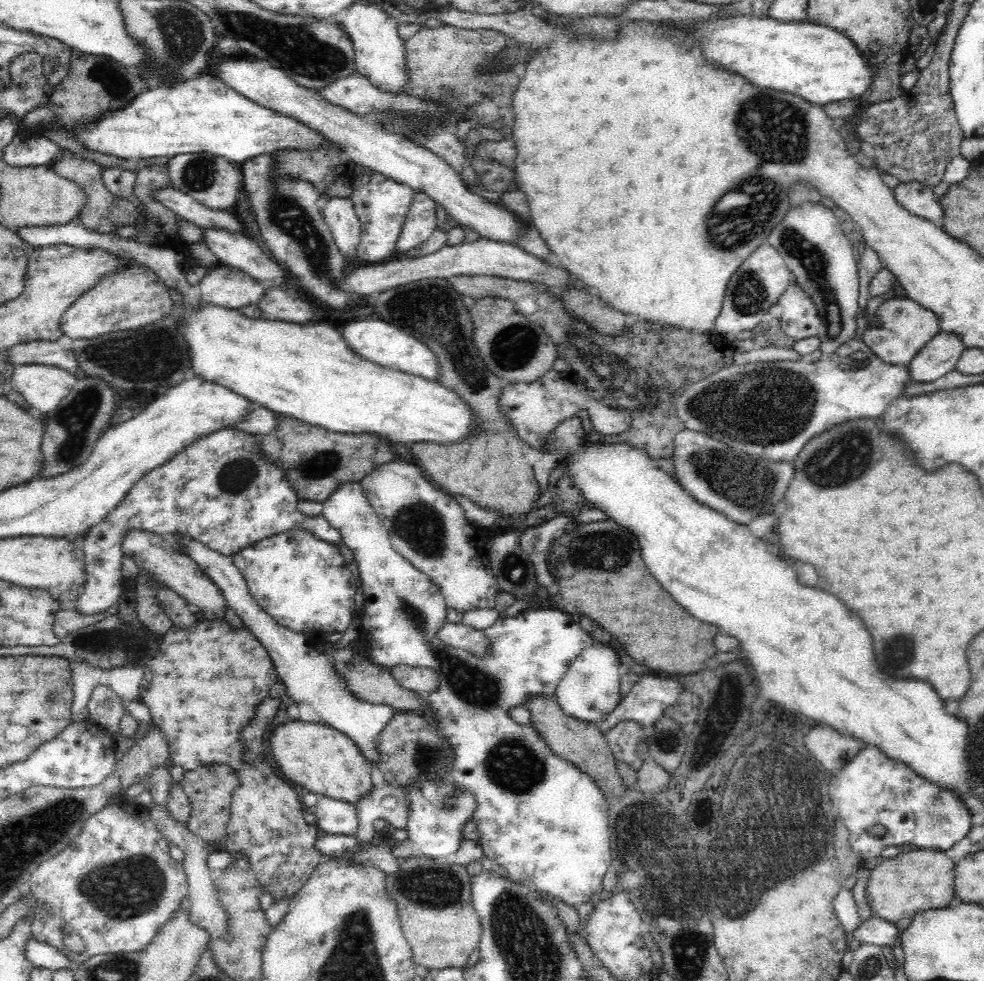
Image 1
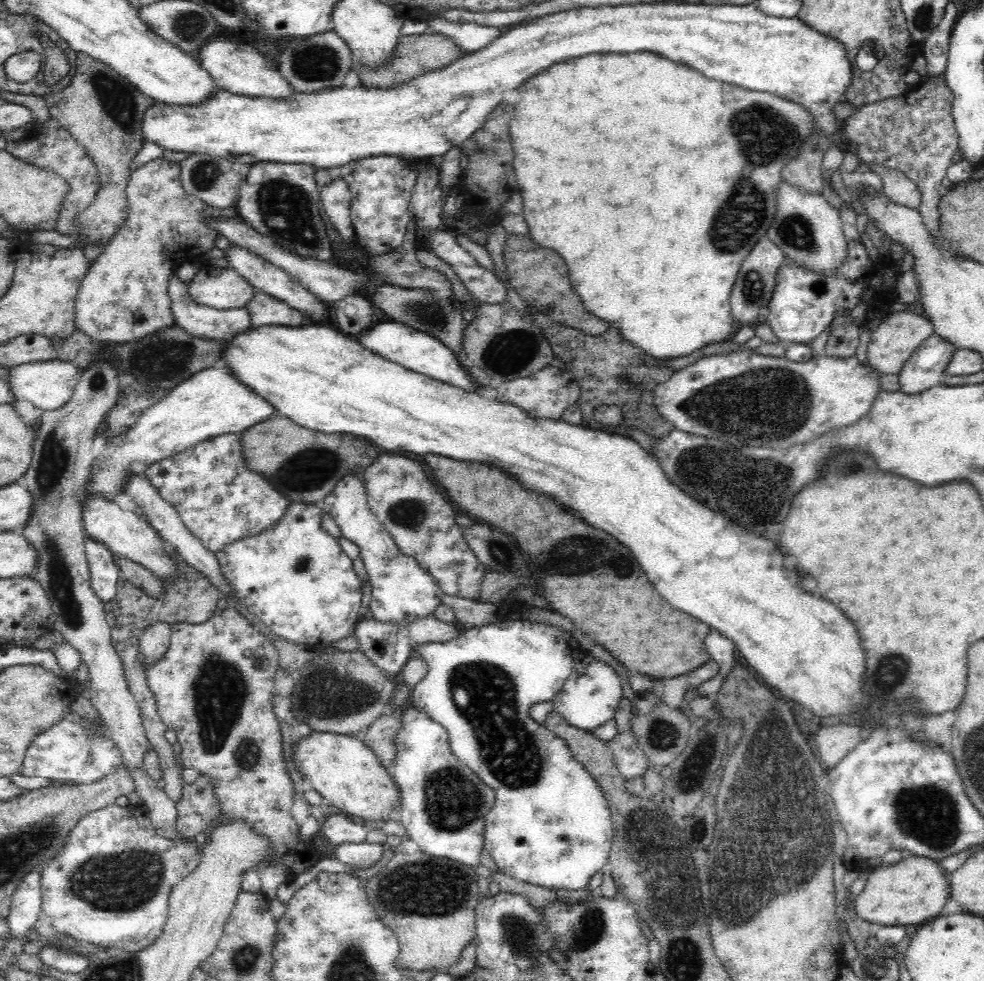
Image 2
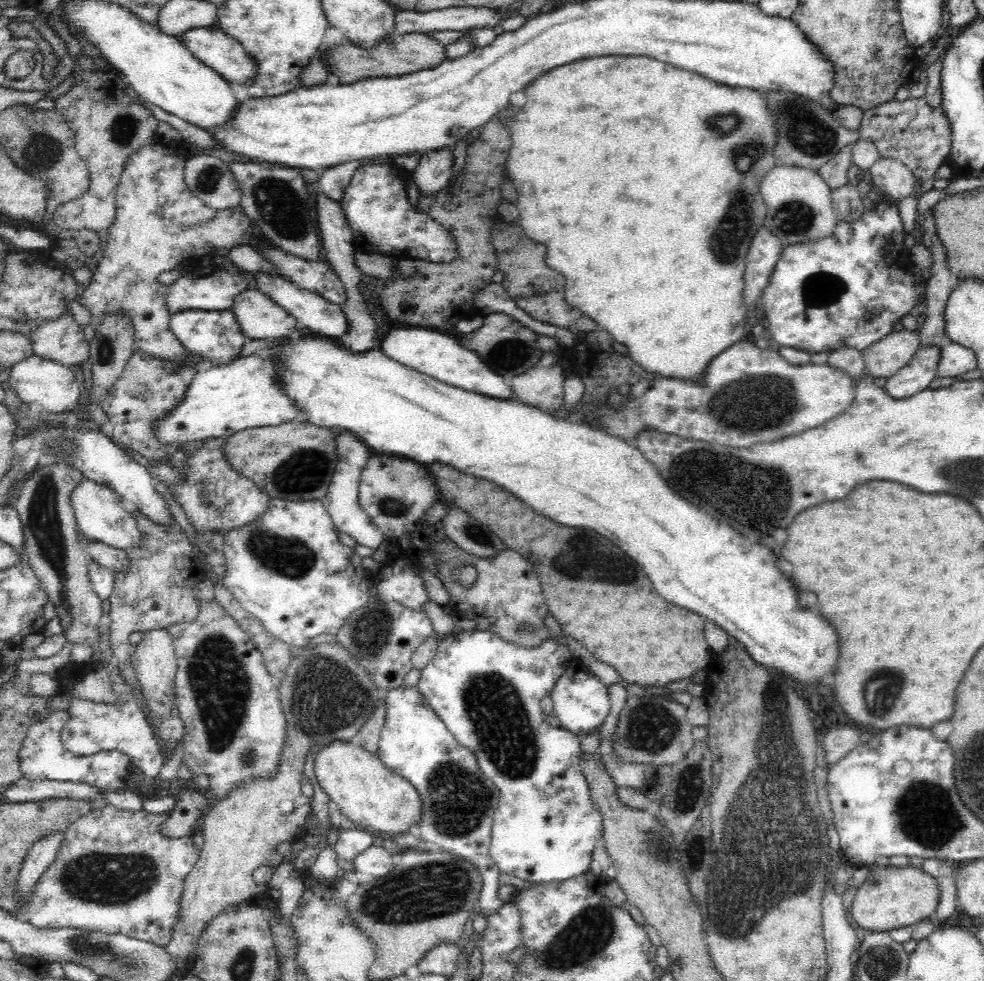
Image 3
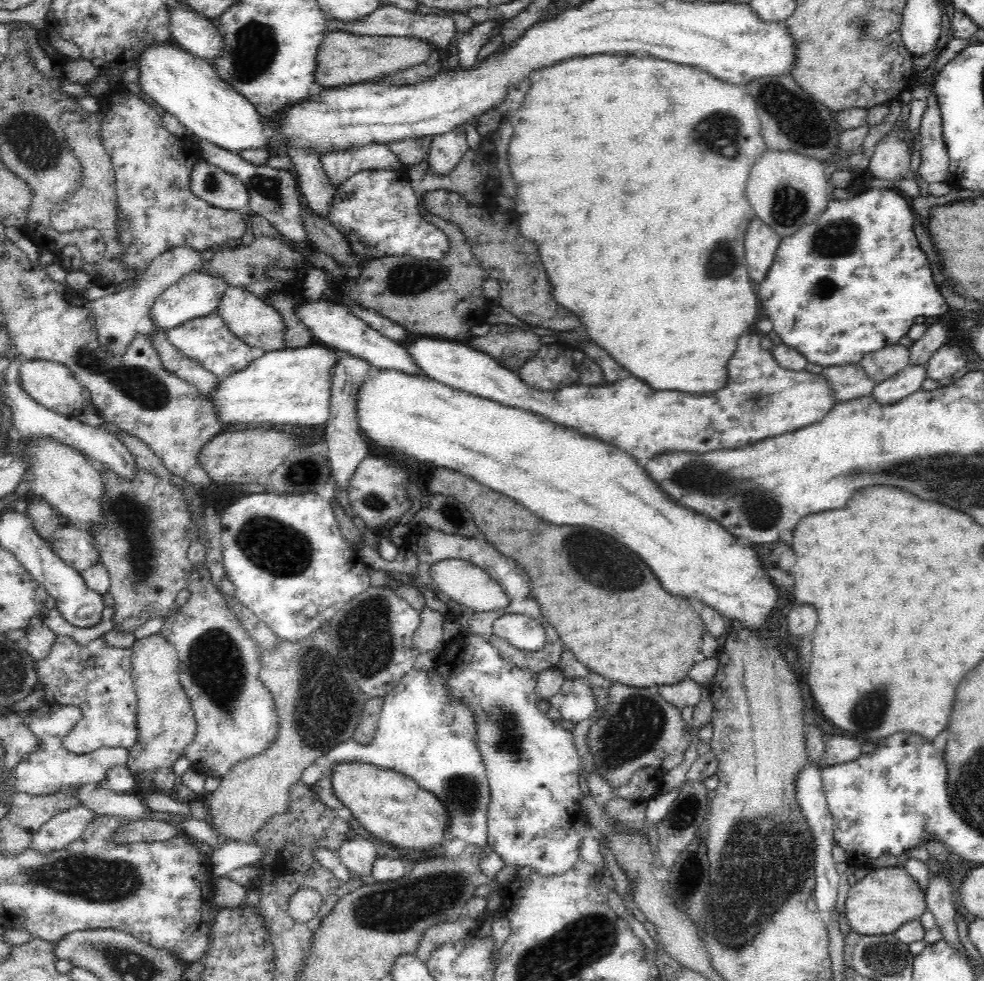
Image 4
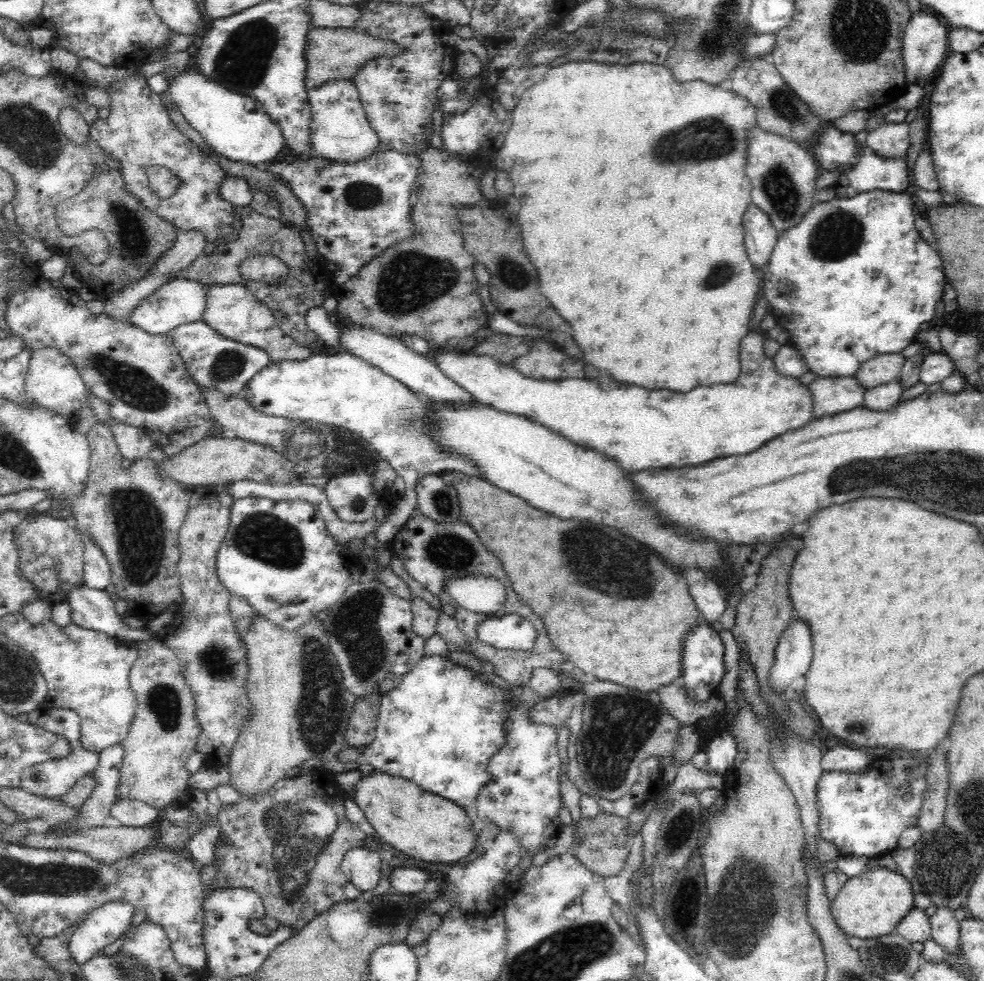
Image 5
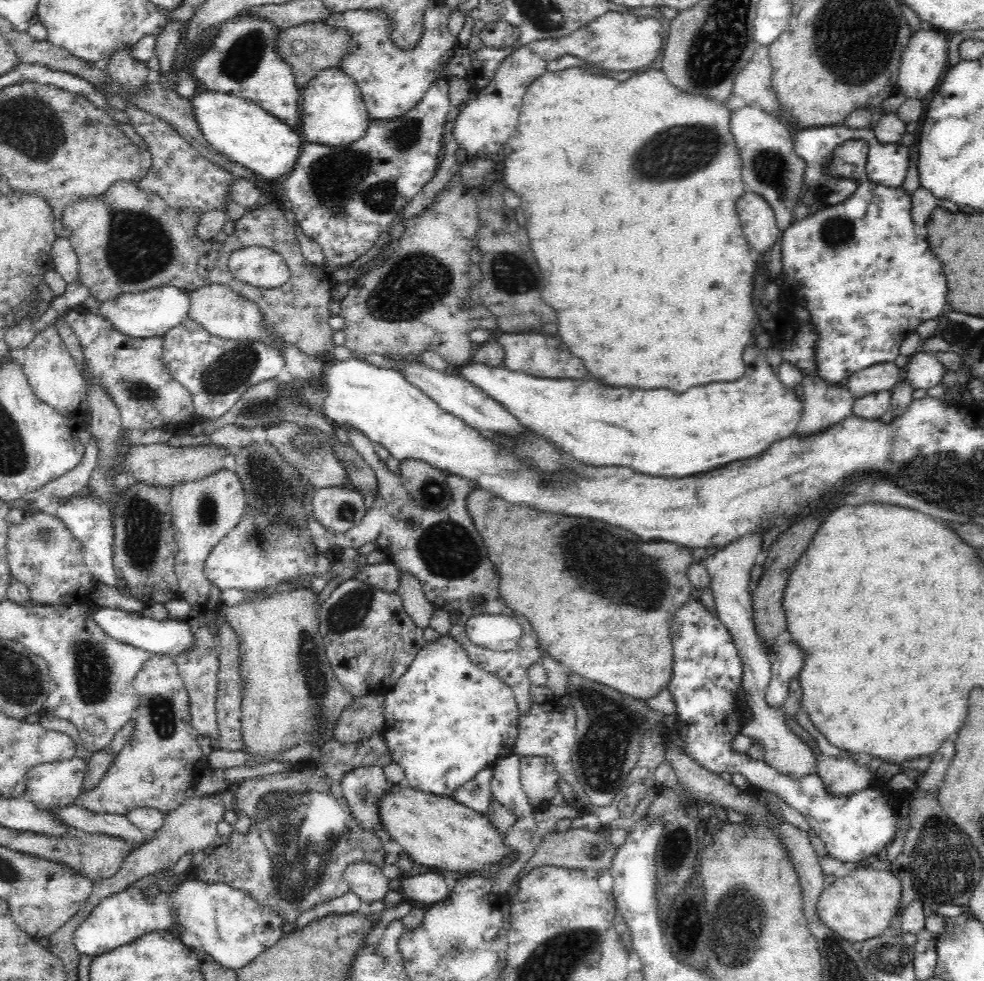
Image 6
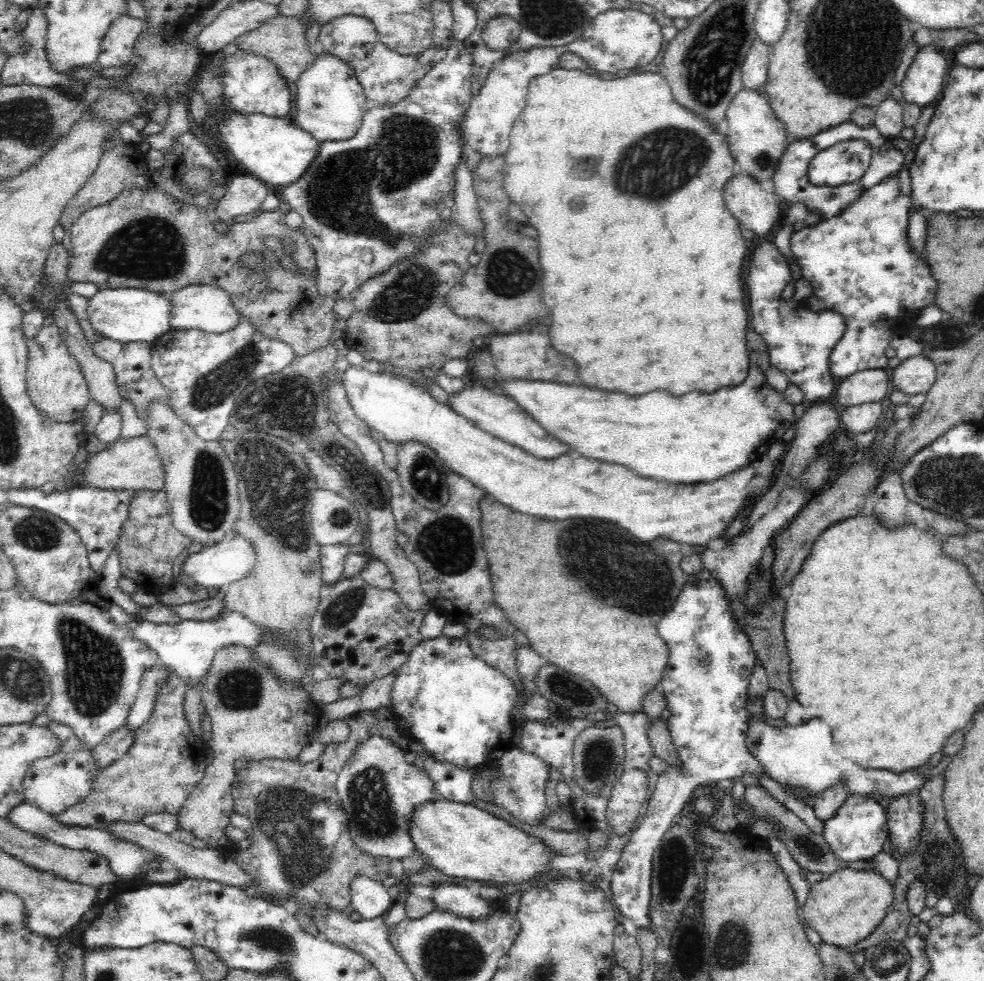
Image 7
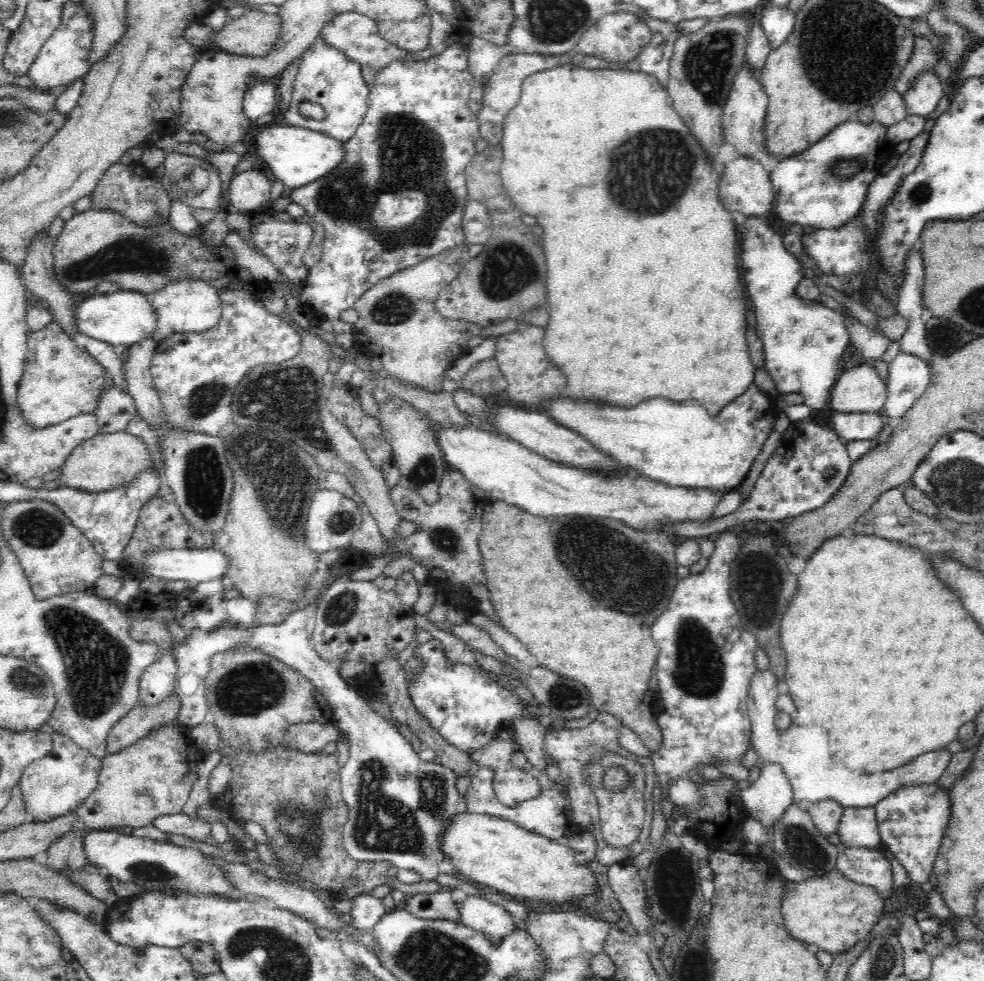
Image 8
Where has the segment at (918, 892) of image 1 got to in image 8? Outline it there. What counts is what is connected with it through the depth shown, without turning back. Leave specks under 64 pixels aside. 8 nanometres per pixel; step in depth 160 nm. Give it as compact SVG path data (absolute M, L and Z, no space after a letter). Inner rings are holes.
M836 869L823 877L801 882L786 881L782 901L782 917L791 938L818 946L826 952L843 953L869 935L884 913L884 900L871 886L858 884Z

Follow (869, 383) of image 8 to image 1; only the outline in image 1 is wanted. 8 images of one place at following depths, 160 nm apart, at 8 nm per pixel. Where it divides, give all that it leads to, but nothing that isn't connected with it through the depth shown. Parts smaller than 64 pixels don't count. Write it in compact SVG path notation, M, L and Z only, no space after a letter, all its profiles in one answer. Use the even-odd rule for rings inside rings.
M893 296L882 302L874 315L869 316L868 323L862 340L878 359L892 365L908 366L919 350L941 332L938 316L934 312L920 307L914 300L904 296Z

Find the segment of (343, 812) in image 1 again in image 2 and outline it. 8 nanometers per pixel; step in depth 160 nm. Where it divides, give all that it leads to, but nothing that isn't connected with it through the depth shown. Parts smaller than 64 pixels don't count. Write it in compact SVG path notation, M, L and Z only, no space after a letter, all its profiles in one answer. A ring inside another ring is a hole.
M332 814L321 826L319 833L327 844L340 845L346 842L363 842L369 832L369 828L362 824L350 821L346 814Z

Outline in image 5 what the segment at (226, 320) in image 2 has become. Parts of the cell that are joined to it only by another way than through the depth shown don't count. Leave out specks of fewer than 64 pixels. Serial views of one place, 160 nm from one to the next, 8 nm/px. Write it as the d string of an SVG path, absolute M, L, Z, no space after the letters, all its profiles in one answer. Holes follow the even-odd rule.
M191 321L174 328L169 333L178 351L187 374L200 387L215 388L222 395L238 395L244 391L246 383L259 371L269 367L268 353L261 348L240 344L215 332L205 321Z

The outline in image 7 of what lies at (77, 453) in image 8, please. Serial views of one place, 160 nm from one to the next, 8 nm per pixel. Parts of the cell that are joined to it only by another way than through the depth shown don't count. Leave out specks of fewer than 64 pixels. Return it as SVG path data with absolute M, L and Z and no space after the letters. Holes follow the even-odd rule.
M147 436L132 438L132 440L118 440L112 443L110 448L98 452L96 456L90 456L84 482L94 488L102 490L126 491L137 490L159 491L164 489L165 472L162 459L158 456L157 448Z

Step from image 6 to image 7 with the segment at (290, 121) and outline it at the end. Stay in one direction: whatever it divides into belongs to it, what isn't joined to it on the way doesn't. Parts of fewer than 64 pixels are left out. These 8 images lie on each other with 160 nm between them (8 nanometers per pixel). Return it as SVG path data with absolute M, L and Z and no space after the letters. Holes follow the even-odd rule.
M239 50L229 53L222 57L221 68L224 73L221 75L222 90L225 93L226 101L230 103L231 110L241 112L246 115L266 115L278 119L289 118L290 110L292 110L292 94L288 89L287 79L284 78L274 63L267 58L258 55L252 55L247 51Z

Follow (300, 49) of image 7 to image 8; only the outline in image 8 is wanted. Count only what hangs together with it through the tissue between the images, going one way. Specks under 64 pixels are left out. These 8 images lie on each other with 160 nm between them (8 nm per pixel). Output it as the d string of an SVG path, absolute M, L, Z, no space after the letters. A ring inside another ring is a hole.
M260 10L246 11L237 20L227 19L214 37L214 49L238 56L265 57L279 39L282 19Z

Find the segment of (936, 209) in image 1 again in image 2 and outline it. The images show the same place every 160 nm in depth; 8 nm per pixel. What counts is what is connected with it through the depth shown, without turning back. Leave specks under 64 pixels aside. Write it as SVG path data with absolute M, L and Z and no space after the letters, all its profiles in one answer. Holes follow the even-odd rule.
M876 162L869 164L869 168L880 174L883 182L882 189L893 203L919 210L921 192L913 180L900 171L886 169Z

